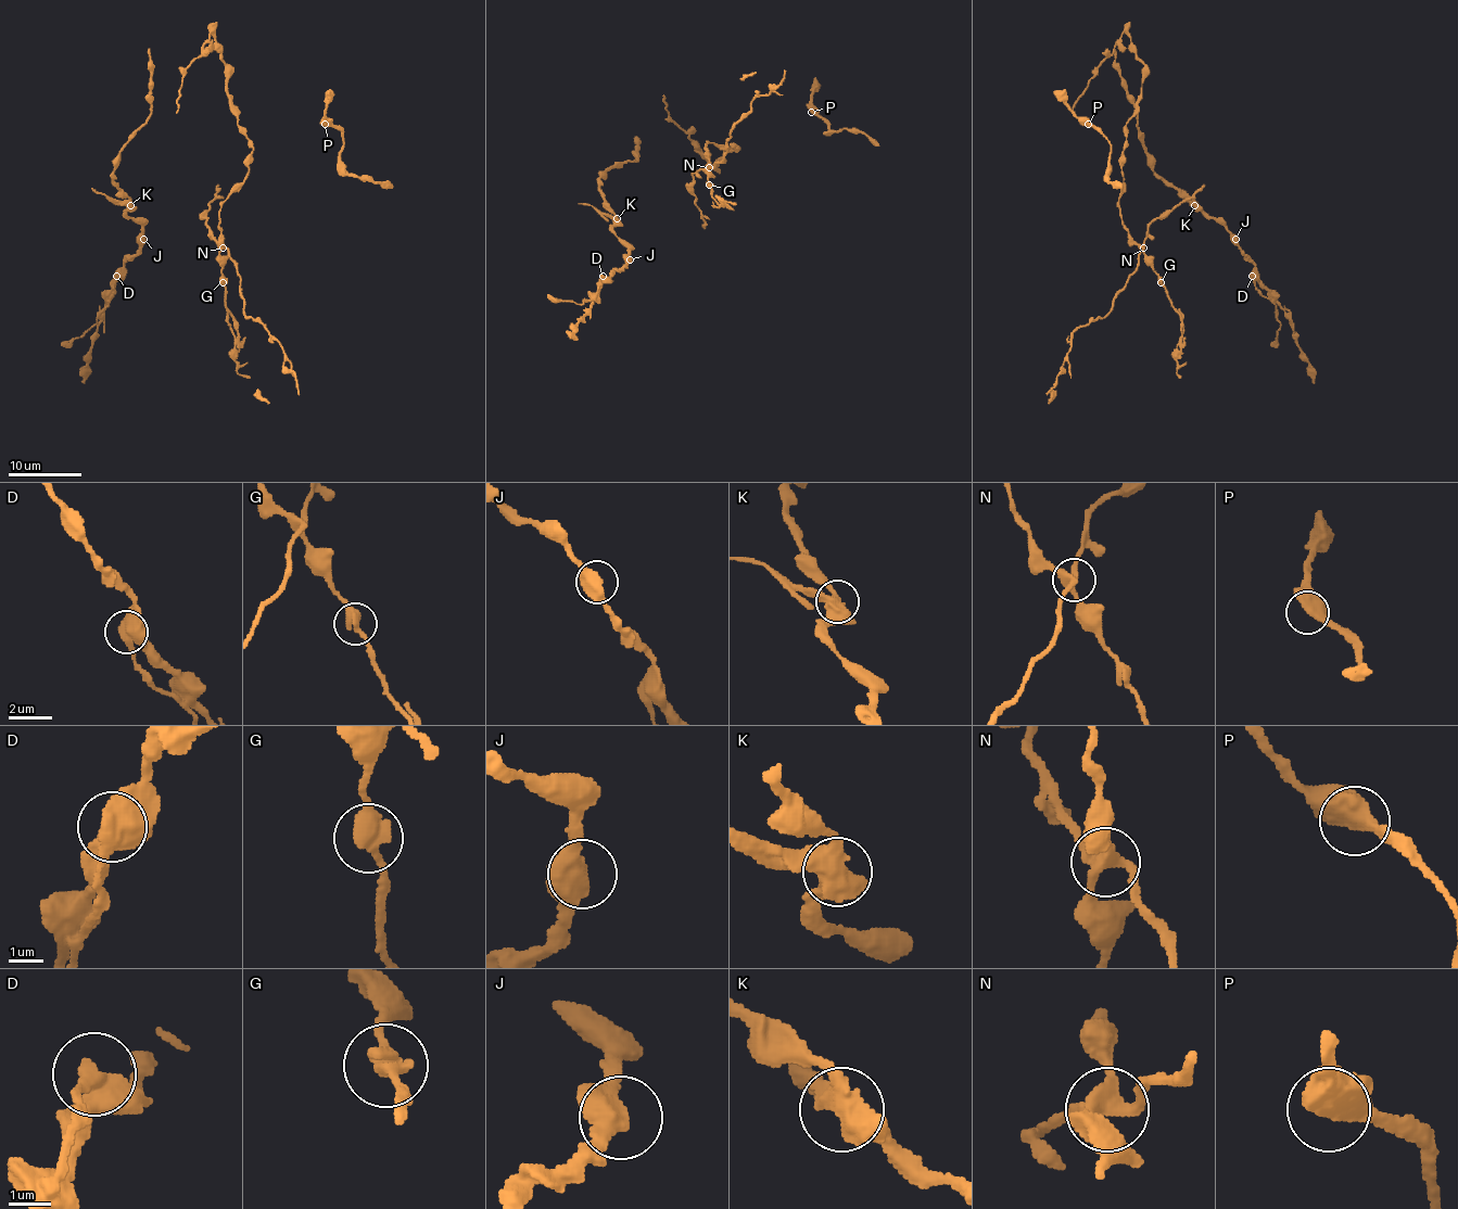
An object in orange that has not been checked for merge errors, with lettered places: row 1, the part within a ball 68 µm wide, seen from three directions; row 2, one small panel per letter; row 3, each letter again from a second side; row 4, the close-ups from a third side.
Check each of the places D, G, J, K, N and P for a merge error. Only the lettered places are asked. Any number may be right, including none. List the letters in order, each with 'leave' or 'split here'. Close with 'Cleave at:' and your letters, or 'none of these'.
D: split here
G: leave
J: leave
K: leave
N: split here
P: leave
Cleave at: D, N

